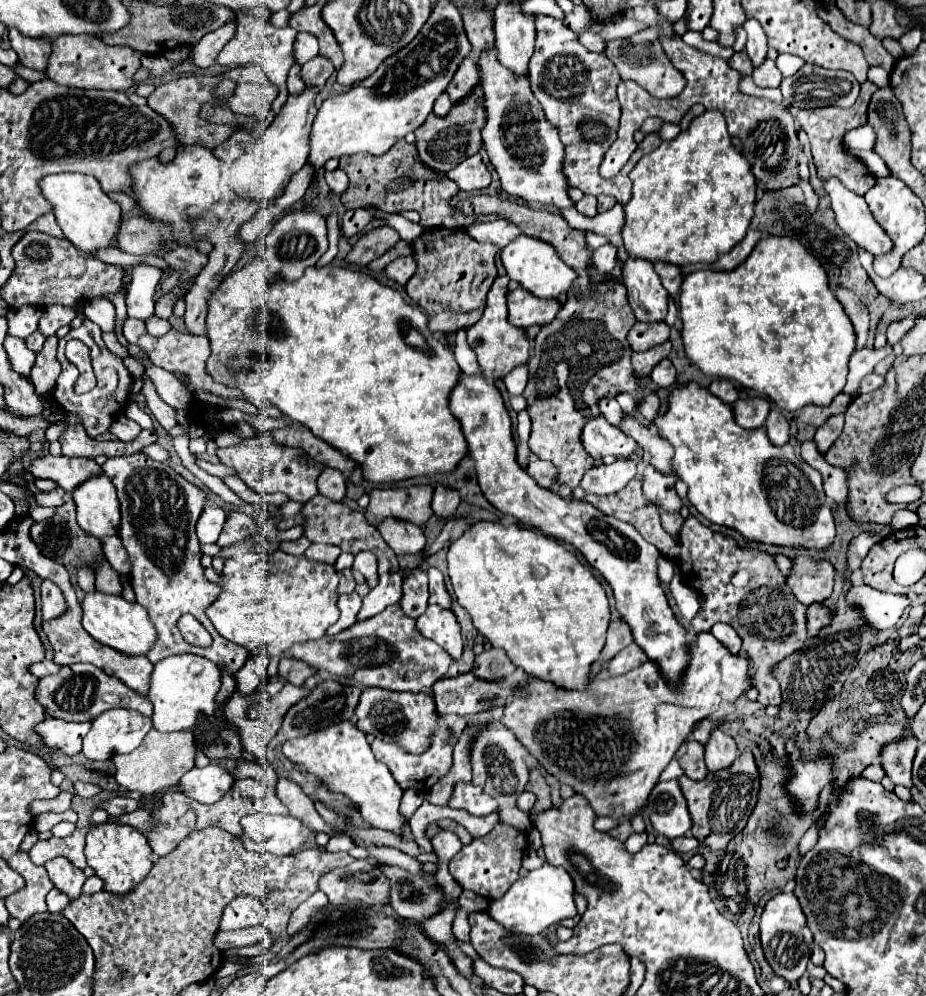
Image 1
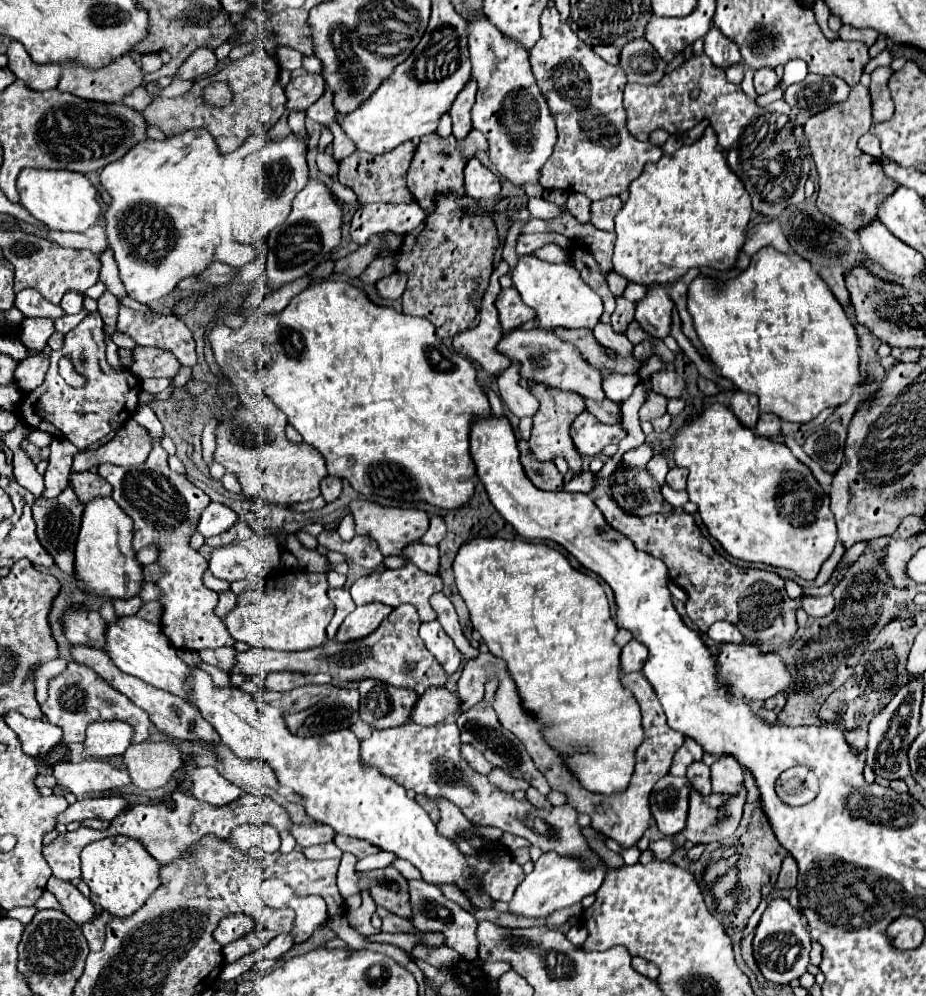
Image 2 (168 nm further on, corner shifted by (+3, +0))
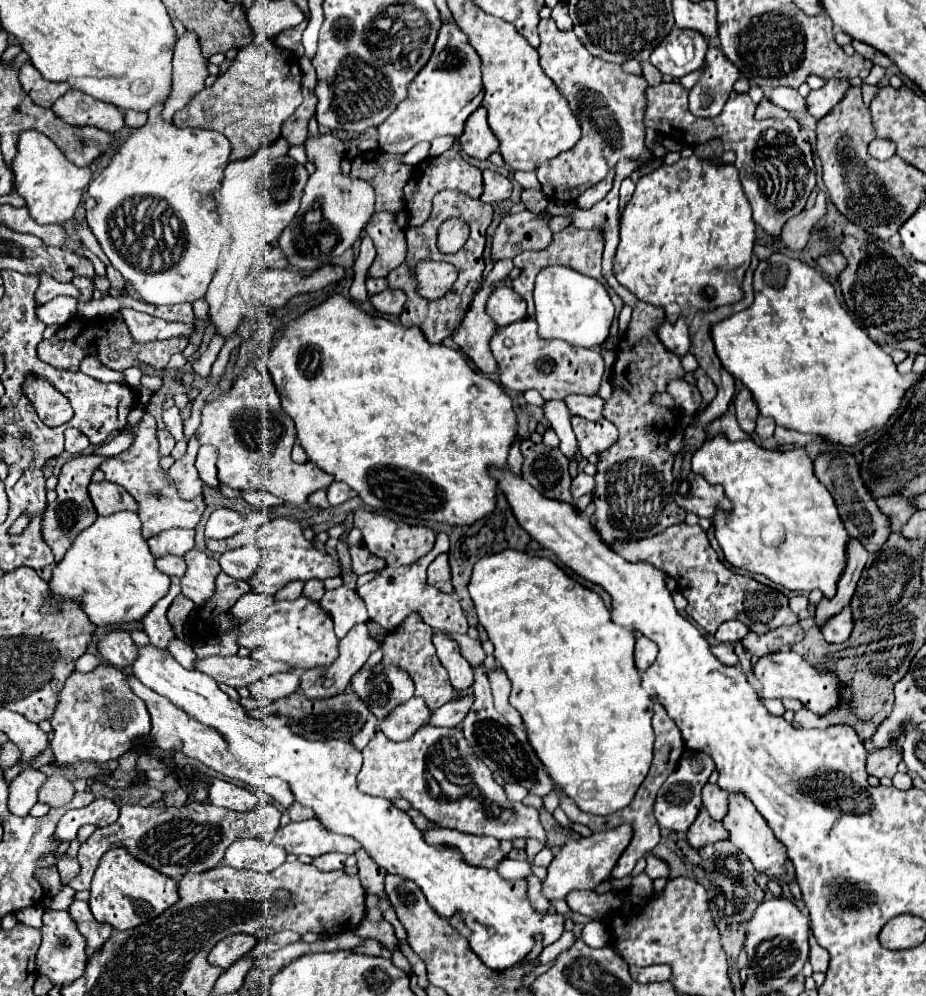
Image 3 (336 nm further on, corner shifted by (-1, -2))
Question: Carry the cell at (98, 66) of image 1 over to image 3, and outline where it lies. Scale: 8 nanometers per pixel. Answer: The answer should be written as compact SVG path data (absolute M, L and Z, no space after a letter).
M66 91L54 105L52 111L66 123L96 125L110 133L118 133L124 127L124 113L100 99L92 99L82 91Z

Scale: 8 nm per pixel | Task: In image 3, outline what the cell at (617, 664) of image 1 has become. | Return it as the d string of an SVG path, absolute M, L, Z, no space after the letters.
M642 637L636 641L636 649L634 649L634 661L636 661L636 669L642 673L646 671L654 661L656 661L656 653L658 647L654 641Z

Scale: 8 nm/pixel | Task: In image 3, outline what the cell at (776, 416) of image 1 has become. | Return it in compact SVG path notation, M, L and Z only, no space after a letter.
M762 415L758 417L758 421L756 421L756 433L758 433L758 437L762 441L770 439L774 435L774 429L776 429L774 419L768 419L768 417L762 417Z

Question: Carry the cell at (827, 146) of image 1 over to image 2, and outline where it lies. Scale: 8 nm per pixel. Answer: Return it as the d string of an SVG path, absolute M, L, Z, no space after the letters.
M854 85L846 101L836 103L830 109L810 117L804 125L812 159L820 175L818 209L854 233L878 219L880 201L890 197L900 187L900 183L886 177L880 159L874 159L856 147L858 139L868 133L872 125L870 109L868 89Z

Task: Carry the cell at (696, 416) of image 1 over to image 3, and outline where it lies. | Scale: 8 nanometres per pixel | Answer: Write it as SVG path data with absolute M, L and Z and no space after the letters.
M724 433L706 439L706 443L692 455L692 471L704 475L712 485L722 485L726 497L732 503L732 511L716 509L714 535L724 551L726 561L732 567L762 573L770 581L784 585L792 591L820 589L824 597L834 597L836 581L844 571L846 543L850 539L844 529L832 495L818 483L812 471L812 459L804 449L772 451L748 441L730 441Z

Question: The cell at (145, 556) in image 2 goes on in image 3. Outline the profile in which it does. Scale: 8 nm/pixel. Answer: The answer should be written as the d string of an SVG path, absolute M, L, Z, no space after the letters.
M166 529L156 537L150 537L148 545L156 559L166 555L184 555L194 549L194 529Z

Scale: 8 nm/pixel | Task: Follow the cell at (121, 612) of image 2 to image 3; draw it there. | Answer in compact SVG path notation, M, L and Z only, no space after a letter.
M171 577L171 587L165 597L156 603L156 607L152 607L152 611L148 611L148 615L142 619L142 627L144 633L150 637L150 643L154 643L160 649L166 649L170 639L176 637L174 627L170 625L170 621L166 619L166 609L170 607L170 603L181 593L180 579Z

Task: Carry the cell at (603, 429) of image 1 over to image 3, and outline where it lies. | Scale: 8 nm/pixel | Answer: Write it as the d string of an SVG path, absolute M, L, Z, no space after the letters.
M572 417L572 429L578 439L582 457L600 455L618 439L618 429L608 421L588 421L584 417Z

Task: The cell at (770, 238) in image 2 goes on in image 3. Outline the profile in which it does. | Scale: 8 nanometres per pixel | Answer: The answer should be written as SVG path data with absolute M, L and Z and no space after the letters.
M818 191L816 205L812 209L804 209L800 215L792 217L784 225L784 231L780 233L778 241L784 247L788 247L790 251L802 251L802 247L808 241L808 233L810 233L814 221L818 221L824 213L826 213L826 194L823 191Z

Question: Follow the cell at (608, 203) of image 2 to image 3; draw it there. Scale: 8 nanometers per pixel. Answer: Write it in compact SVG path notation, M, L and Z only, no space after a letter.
M624 179L622 185L620 185L620 213L626 207L626 203L630 201L632 193L634 193L634 183L630 179Z

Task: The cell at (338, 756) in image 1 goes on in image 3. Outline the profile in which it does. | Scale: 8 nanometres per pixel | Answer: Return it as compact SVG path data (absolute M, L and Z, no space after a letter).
M152 643L138 647L138 657L130 669L146 687L170 699L200 723L220 731L228 749L240 759L240 763L262 767L268 775L284 779L290 785L294 799L300 805L310 807L328 831L354 837L388 873L416 881L440 917L450 917L456 911L462 911L464 923L472 929L468 941L470 949L486 967L496 971L508 969L522 961L528 955L528 949L536 943L546 947L562 935L564 917L550 911L536 913L526 899L526 885L522 879L506 881L494 869L468 865L462 859L460 849L454 845L428 845L424 831L414 825L406 811L400 811L390 799L362 793L356 785L360 751L350 741L308 741L296 735L290 725L280 727L278 723L272 725L270 717L266 721L250 717L246 709L238 701L232 701L210 675L184 669L168 649L158 649Z

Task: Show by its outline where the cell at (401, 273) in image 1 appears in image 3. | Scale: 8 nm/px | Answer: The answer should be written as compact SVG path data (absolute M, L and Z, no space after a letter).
M390 289L370 297L370 301L380 313L390 313L390 315L398 315L406 303L402 291L390 291Z

